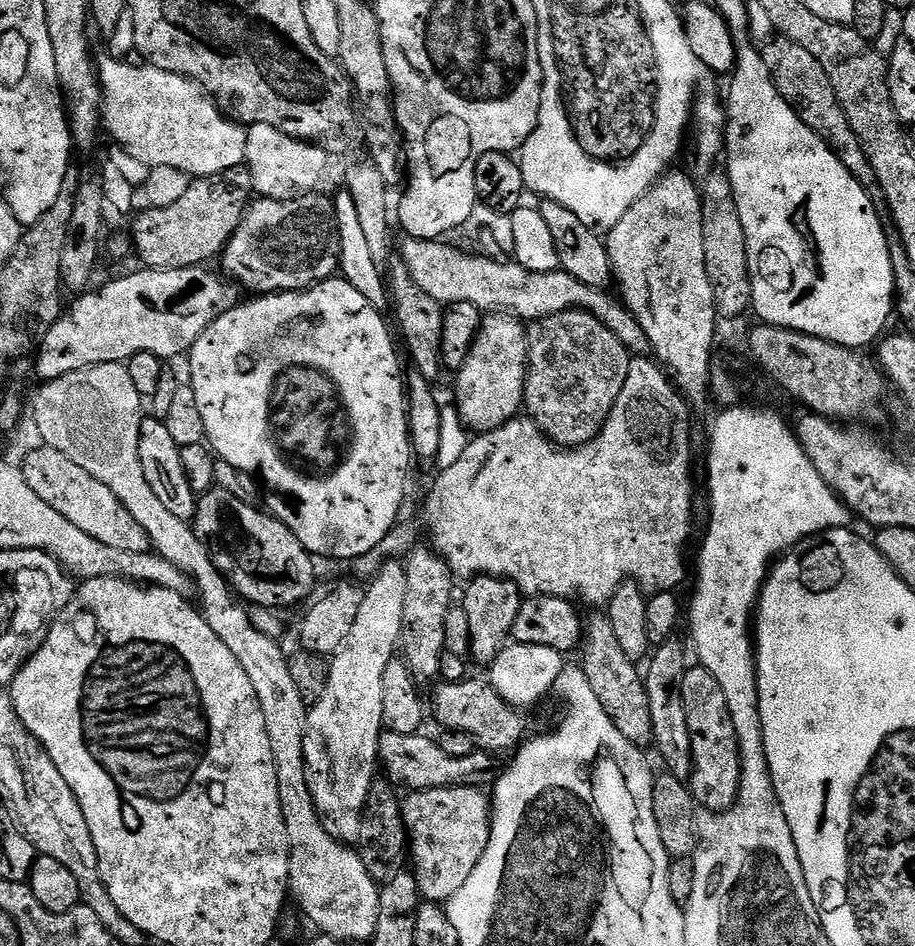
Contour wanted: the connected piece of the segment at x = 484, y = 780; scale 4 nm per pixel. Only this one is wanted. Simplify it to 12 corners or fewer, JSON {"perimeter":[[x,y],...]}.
{"perimeter":[[380,734],[387,779],[408,790],[491,785],[493,753],[450,758],[425,734]]}

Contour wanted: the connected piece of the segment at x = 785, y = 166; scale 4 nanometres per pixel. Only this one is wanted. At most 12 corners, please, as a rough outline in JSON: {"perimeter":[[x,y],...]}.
{"perimeter":[[737,43],[726,171],[763,323],[894,316],[869,189]]}

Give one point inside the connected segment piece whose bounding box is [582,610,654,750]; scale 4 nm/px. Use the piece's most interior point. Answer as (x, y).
(618, 685)

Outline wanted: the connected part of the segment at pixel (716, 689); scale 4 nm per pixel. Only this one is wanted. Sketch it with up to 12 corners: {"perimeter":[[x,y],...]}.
{"perimeter":[[682,678],[692,797],[725,812],[740,790],[738,734],[718,678]]}

